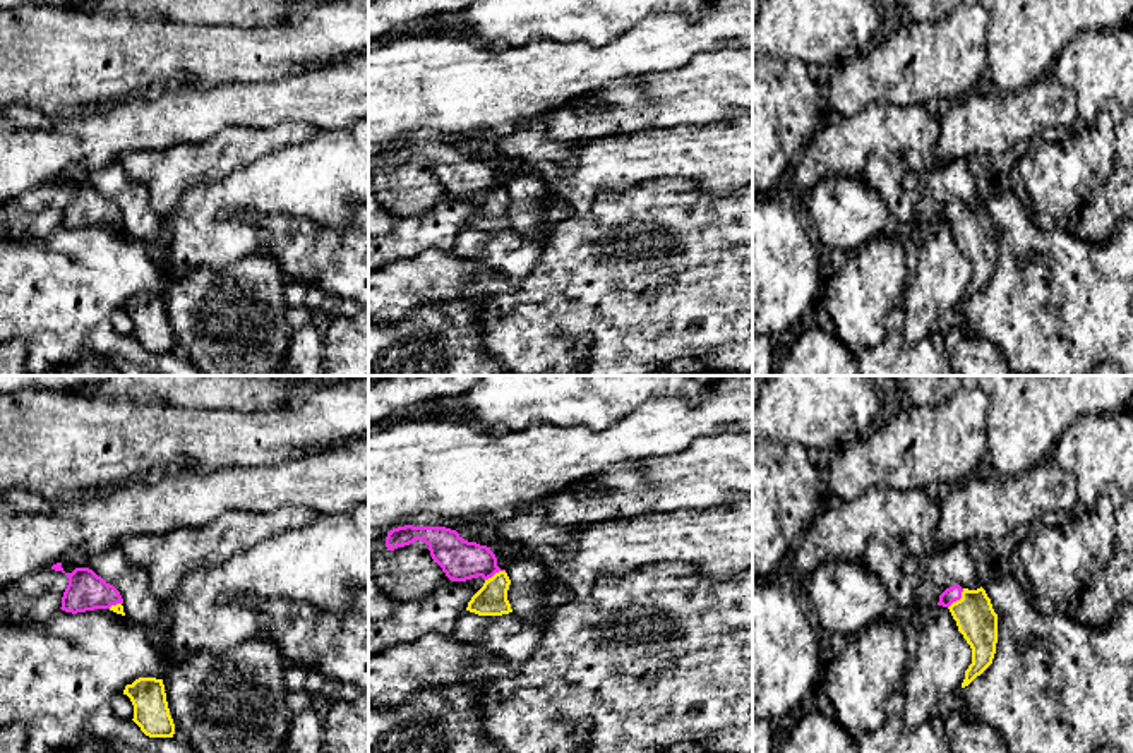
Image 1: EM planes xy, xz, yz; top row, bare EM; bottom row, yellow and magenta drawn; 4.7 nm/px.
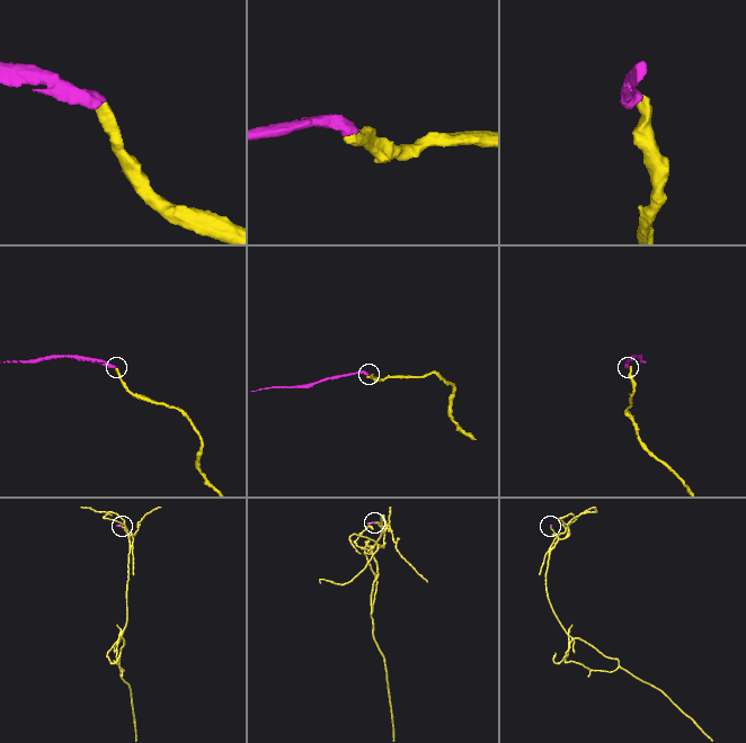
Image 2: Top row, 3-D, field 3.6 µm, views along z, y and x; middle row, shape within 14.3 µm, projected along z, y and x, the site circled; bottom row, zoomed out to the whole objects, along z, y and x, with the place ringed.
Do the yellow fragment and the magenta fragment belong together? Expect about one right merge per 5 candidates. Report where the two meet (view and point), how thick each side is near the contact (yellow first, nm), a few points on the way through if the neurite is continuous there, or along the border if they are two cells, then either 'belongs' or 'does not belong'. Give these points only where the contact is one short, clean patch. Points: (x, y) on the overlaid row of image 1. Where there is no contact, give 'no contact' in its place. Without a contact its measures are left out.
yz (960, 599) | 190/70 nm | across yz (974, 614), (960, 599), (952, 594) | belongs

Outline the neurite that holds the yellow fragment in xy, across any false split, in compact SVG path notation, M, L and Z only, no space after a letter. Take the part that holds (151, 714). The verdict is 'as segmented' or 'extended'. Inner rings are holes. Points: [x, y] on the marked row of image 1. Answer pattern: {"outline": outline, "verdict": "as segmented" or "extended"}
{"outline": "M139 678L123 690L134 705L134 722L149 738L173 738L175 724L170 715L163 679Z", "verdict": "as segmented"}

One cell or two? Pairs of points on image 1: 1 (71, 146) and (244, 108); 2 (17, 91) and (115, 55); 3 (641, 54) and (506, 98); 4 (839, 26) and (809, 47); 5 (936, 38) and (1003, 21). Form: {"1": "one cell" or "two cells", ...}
{"1": "one cell", "2": "one cell", "3": "one cell", "4": "one cell", "5": "two cells"}

